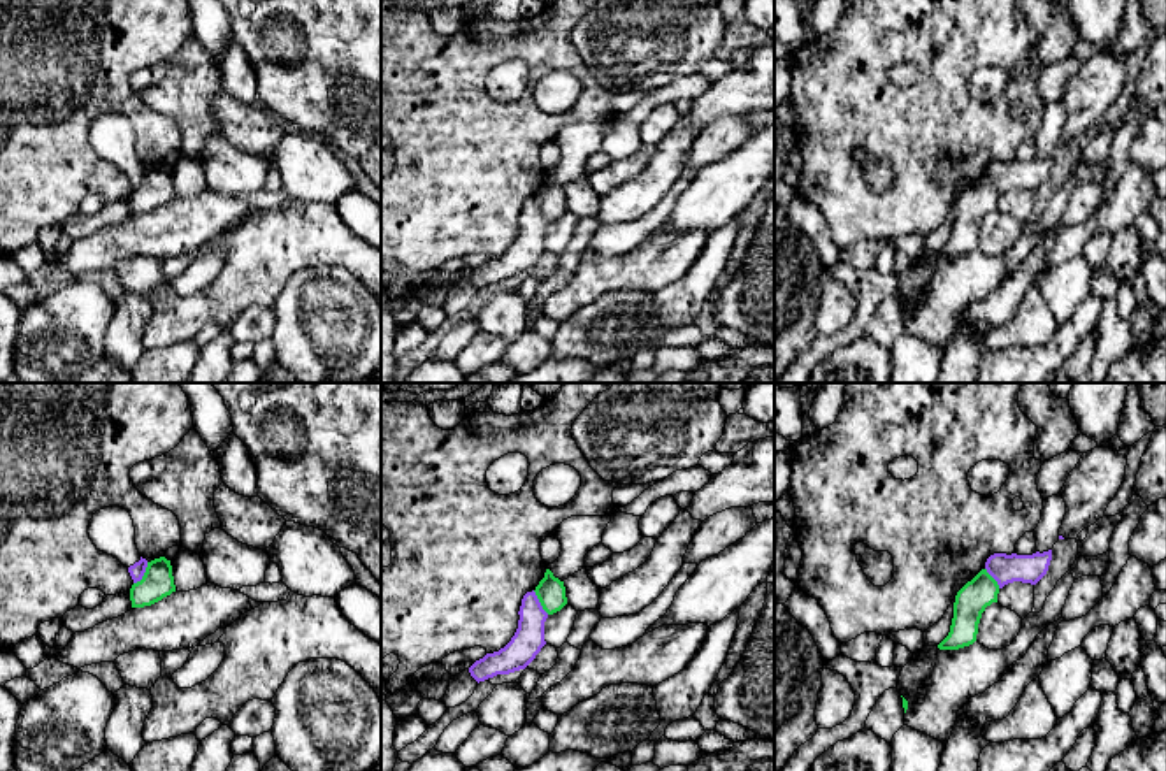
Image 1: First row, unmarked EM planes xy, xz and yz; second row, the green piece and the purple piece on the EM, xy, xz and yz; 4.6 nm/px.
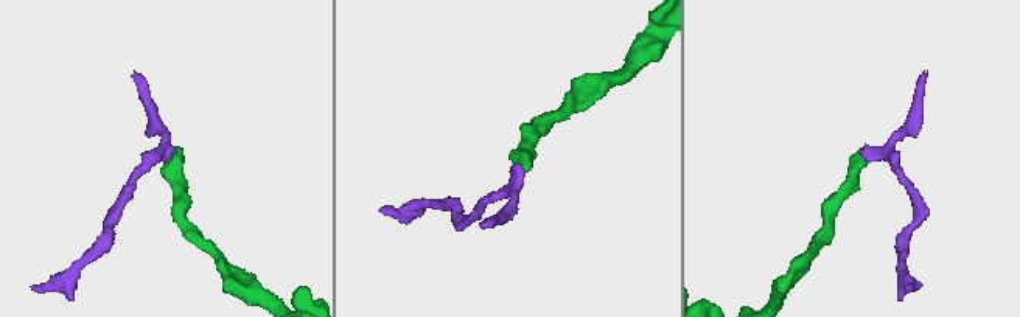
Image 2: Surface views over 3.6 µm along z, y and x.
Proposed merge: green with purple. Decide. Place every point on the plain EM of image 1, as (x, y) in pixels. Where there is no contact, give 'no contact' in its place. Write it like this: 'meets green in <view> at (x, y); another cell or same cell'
meets green in xy at (144, 181); another cell

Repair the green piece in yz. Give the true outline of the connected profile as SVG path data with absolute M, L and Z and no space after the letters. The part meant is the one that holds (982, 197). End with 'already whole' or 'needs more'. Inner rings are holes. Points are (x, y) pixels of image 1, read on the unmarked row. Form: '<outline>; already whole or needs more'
M982 176L955 202L954 225L948 242L938 251L939 256L959 256L976 248L982 220L997 209L999 191Z; already whole

